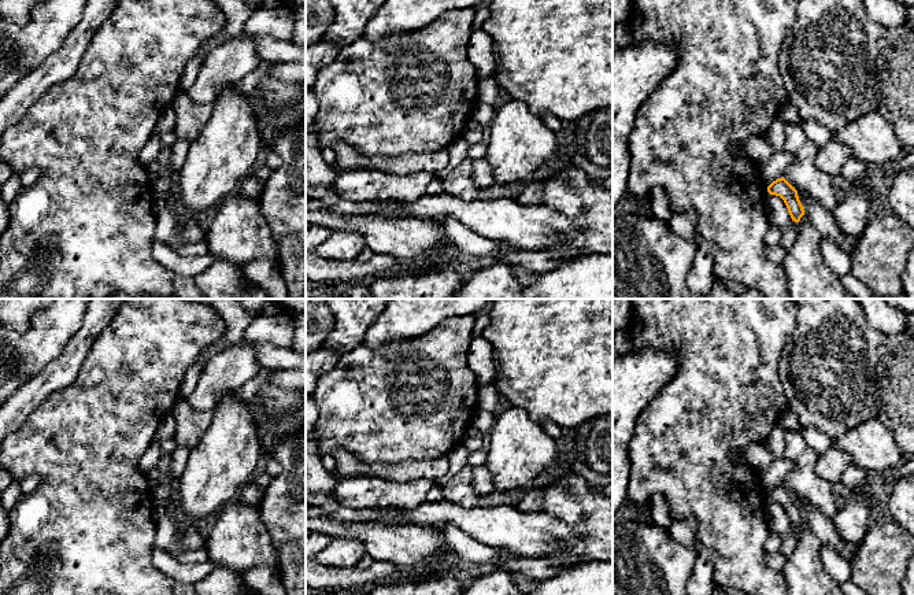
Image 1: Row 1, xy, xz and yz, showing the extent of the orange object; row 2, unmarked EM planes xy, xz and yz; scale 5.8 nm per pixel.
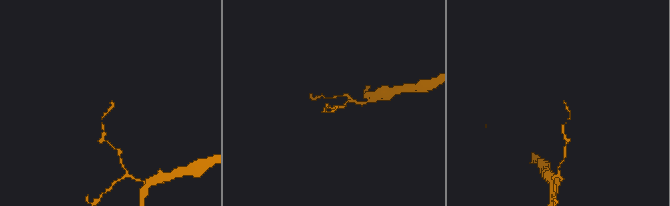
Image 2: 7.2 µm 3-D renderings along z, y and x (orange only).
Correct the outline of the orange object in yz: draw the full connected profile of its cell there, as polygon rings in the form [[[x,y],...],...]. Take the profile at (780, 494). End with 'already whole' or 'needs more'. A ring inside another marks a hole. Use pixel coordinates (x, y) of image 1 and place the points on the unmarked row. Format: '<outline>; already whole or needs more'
[[[777,485],[767,494],[770,502],[780,503],[792,525],[792,528],[799,529],[804,522],[803,513],[799,507],[798,498],[784,485]]]; already whole

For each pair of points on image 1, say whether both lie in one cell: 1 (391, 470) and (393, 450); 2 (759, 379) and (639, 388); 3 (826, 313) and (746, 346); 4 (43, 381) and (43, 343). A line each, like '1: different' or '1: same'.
1: different
2: different
3: different
4: different

